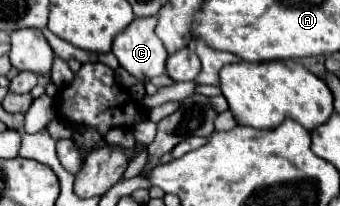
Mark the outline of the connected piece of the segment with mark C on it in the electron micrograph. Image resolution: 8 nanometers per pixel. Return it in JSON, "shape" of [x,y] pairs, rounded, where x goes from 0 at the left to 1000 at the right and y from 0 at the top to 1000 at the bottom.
{"shape":[[[394,87],[394,107],[341,175],[329,252],[353,320],[400,388],[441,398],[488,340],[488,233],[453,155],[459,87]]]}

